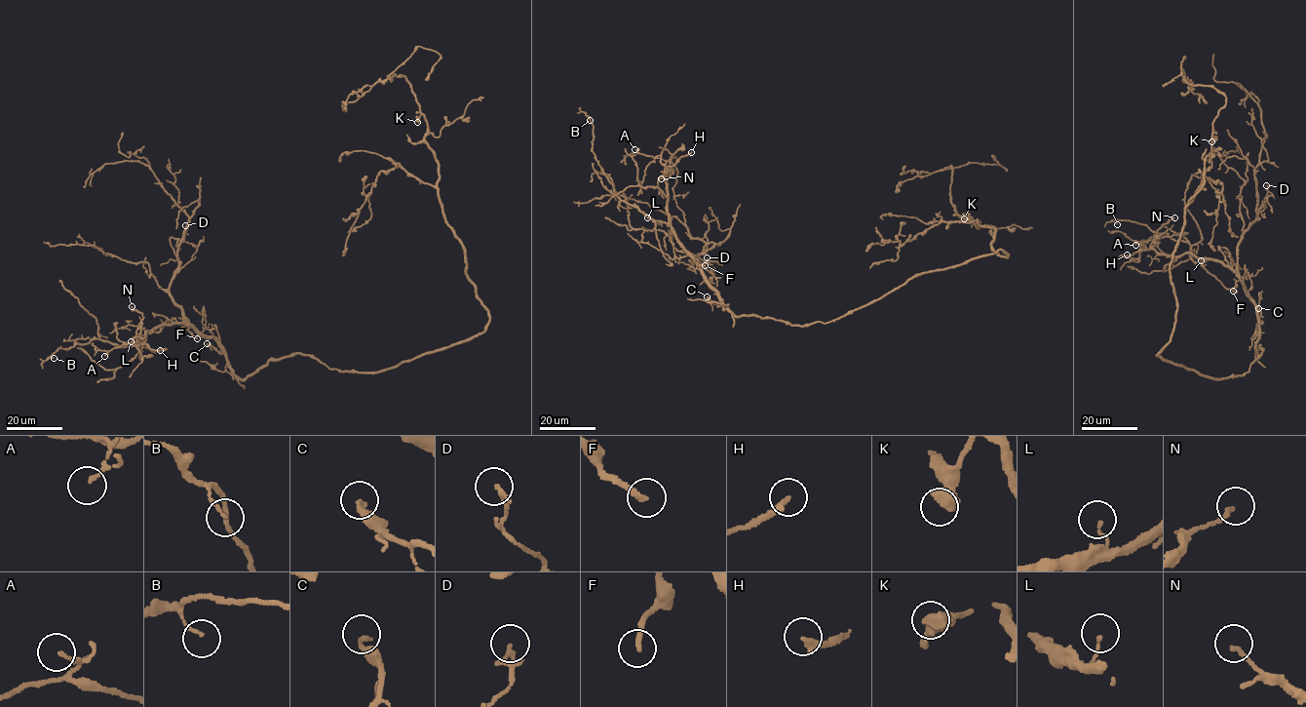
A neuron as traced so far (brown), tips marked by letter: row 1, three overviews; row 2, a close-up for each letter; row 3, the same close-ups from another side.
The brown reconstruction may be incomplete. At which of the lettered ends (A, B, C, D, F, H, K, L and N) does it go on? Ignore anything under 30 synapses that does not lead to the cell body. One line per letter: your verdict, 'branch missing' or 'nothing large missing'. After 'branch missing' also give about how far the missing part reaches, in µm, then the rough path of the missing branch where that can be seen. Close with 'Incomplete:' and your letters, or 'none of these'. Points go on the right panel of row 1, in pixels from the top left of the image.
A: nothing large missing
B: nothing large missing
C: nothing large missing
D: nothing large missing
F: nothing large missing
H: nothing large missing
K: nothing large missing
L: nothing large missing
N: nothing large missing
Incomplete: none of these

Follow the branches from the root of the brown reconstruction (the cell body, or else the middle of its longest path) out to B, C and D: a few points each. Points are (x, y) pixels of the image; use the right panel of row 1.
B: (1204, 375), (1248, 372), (1264, 350), (1257, 308), (1235, 273), (1199, 264), (1188, 243), (1117, 224)
C: (1204, 375), (1225, 378), (1248, 372), (1264, 350), (1260, 346), (1257, 355), (1258, 308)
D: (1204, 375), (1242, 375), (1264, 350), (1257, 355), (1258, 310), (1237, 267), (1243, 232), (1271, 194), (1266, 185)

